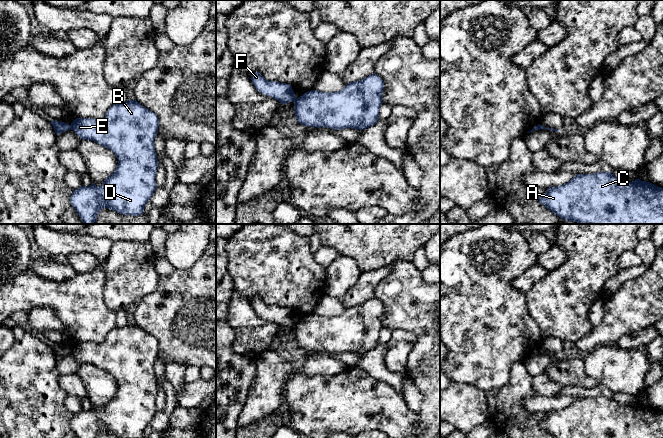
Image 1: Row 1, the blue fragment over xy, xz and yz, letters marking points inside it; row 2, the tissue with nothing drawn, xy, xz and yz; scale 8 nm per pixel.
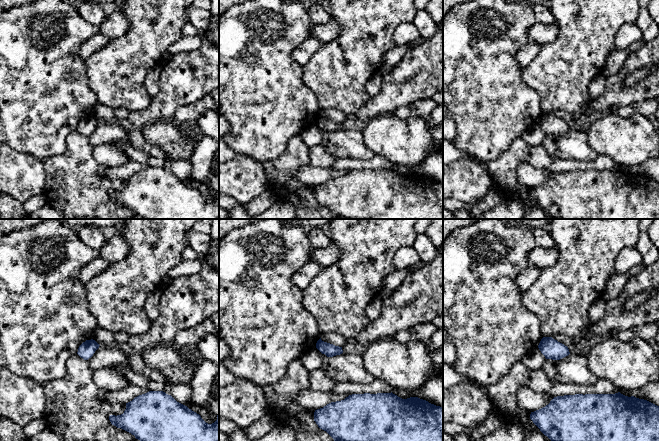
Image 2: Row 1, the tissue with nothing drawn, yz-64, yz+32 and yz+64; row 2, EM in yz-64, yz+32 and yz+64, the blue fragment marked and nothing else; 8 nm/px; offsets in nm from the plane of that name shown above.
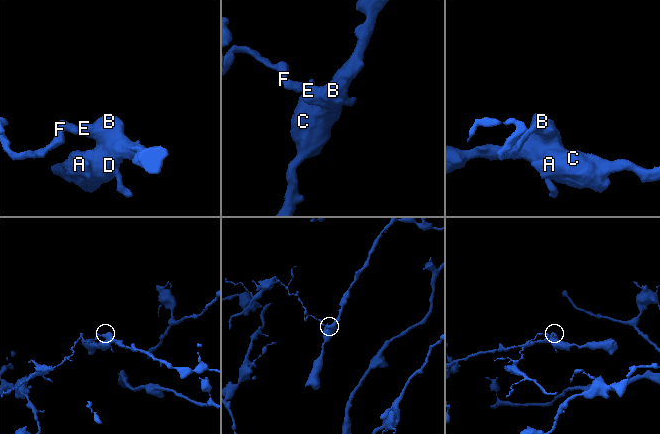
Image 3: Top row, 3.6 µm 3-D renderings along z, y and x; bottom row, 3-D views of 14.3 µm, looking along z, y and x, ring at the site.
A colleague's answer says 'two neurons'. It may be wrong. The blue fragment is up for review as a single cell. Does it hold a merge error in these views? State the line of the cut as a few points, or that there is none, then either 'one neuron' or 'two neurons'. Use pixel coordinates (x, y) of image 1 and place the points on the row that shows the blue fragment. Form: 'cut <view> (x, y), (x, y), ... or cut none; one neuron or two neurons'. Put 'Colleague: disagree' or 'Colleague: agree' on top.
Colleague: agree
cut xy (69, 125), (70, 128); two neurons

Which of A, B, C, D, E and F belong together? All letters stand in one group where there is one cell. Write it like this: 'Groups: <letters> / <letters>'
Groups: A B C D E / F

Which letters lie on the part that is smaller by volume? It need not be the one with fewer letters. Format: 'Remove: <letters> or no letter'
Remove: F

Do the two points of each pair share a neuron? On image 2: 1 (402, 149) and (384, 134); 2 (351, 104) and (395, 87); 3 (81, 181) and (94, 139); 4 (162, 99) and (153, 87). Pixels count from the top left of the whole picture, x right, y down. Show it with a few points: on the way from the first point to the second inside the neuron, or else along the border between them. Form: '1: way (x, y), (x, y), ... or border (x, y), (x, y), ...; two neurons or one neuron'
1: way (398, 145), (388, 135); one neuron
2: border (370, 98), (355, 114); two neurons
3: border (86, 136), (87, 140), (94, 146); two neurons
4: border (162, 68), (159, 90), (152, 97); two neurons

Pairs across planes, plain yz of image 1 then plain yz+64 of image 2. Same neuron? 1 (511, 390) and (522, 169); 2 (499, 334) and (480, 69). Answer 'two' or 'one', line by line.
1: two
2: one

